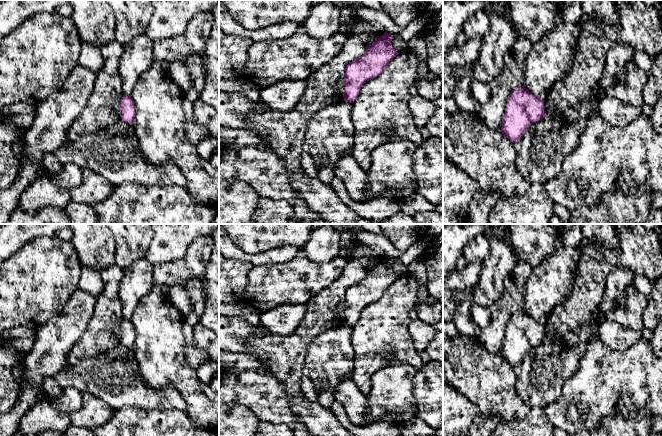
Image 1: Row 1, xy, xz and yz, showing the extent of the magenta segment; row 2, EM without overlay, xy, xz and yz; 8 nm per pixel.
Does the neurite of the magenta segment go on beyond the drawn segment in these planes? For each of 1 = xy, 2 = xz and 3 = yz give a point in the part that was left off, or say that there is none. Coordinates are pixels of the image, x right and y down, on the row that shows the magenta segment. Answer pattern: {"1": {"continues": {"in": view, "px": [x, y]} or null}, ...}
{"1": {"continues": null}, "2": {"continues": null}, "3": {"continues": null}}

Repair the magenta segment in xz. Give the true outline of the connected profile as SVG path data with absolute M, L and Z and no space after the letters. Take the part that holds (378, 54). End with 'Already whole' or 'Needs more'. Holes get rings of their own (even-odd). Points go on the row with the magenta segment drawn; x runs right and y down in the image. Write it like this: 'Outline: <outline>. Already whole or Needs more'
Outline: M385 32L372 44L367 45L361 57L346 66L344 101L353 103L363 84L379 76L388 63L399 54L391 44L392 39L392 35Z. Already whole

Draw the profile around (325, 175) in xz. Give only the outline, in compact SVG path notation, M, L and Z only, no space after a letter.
M335 164L330 165L328 167L324 167L318 171L317 178L324 184L329 185L332 179L335 177L334 173Z

